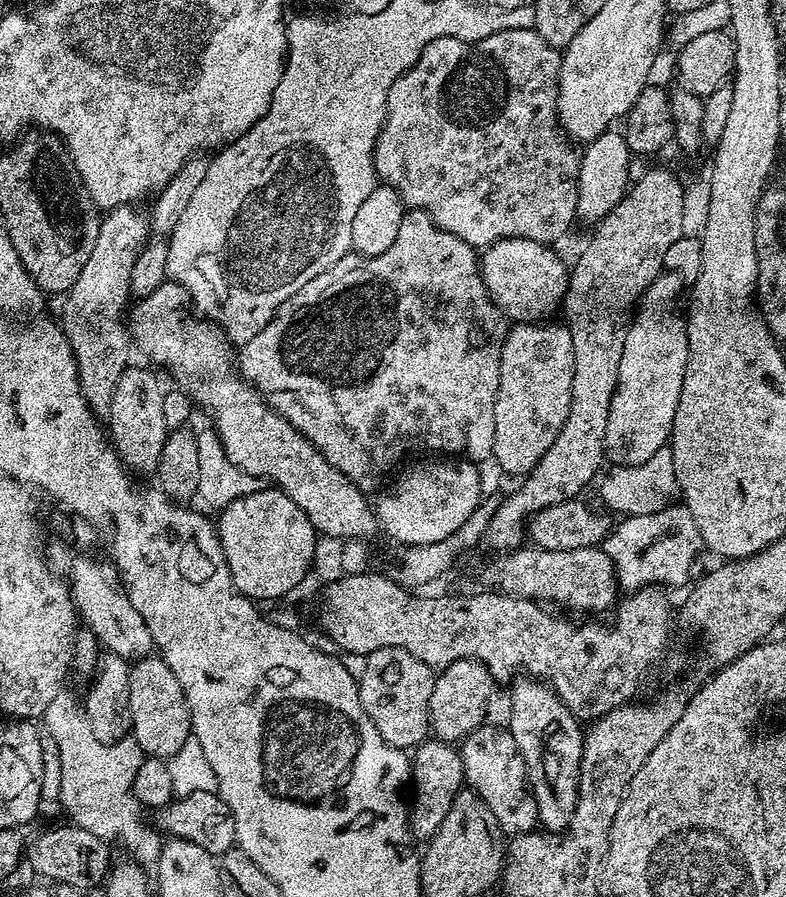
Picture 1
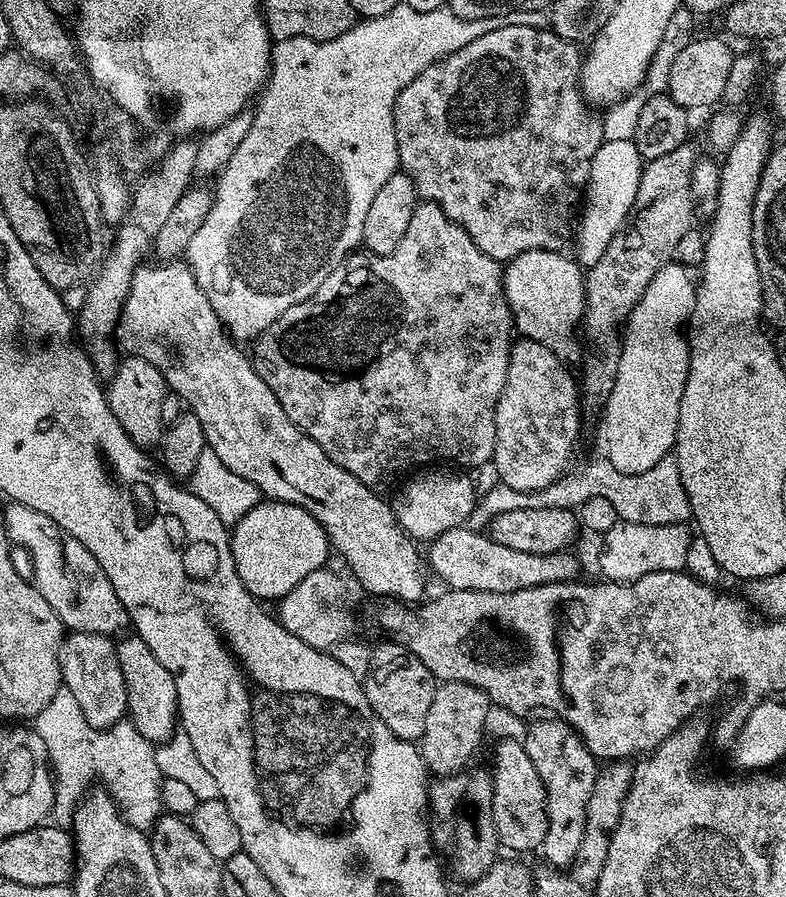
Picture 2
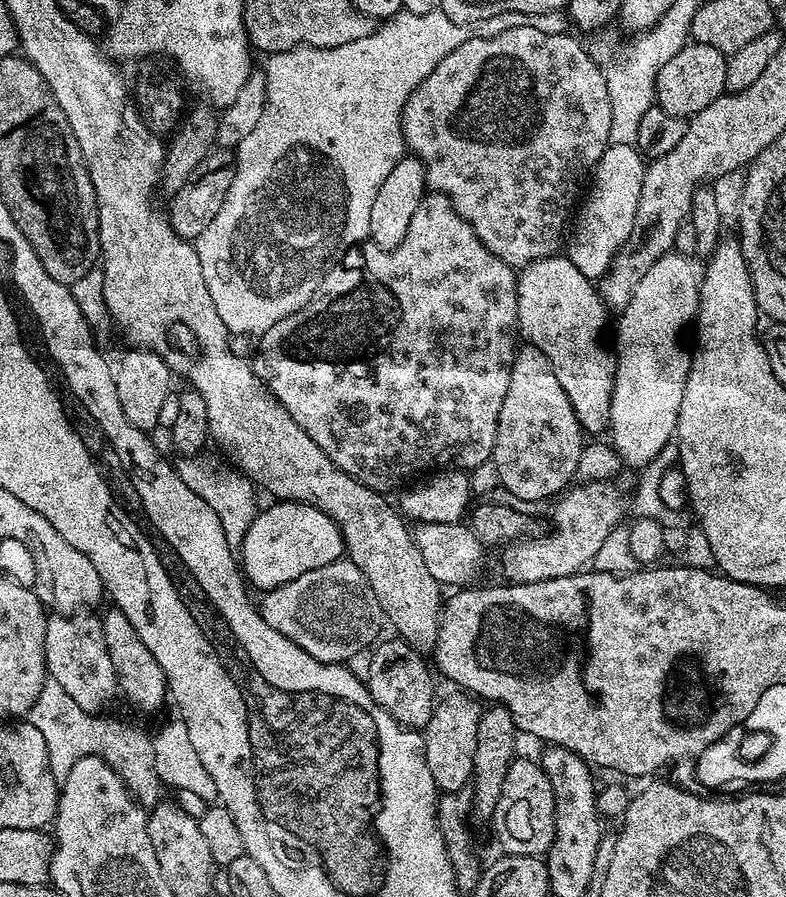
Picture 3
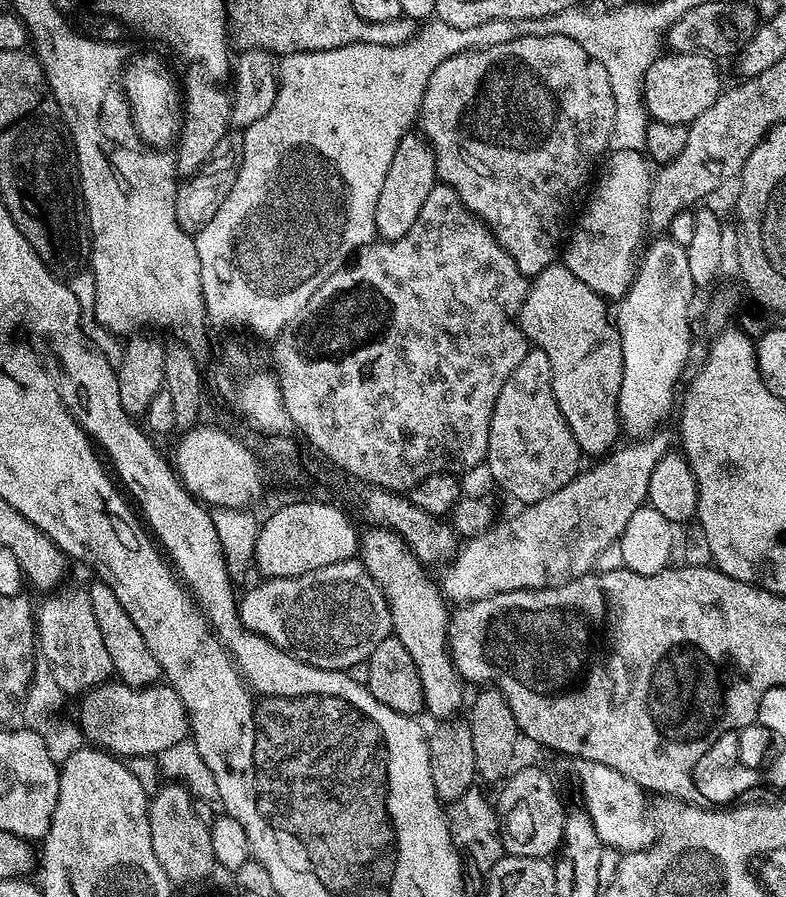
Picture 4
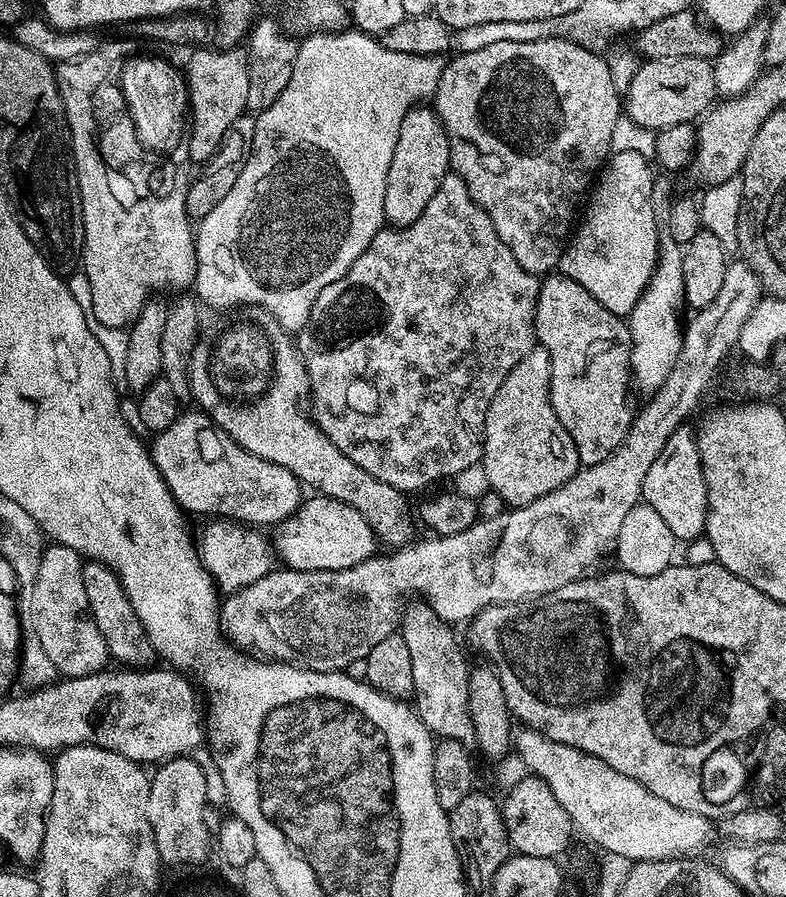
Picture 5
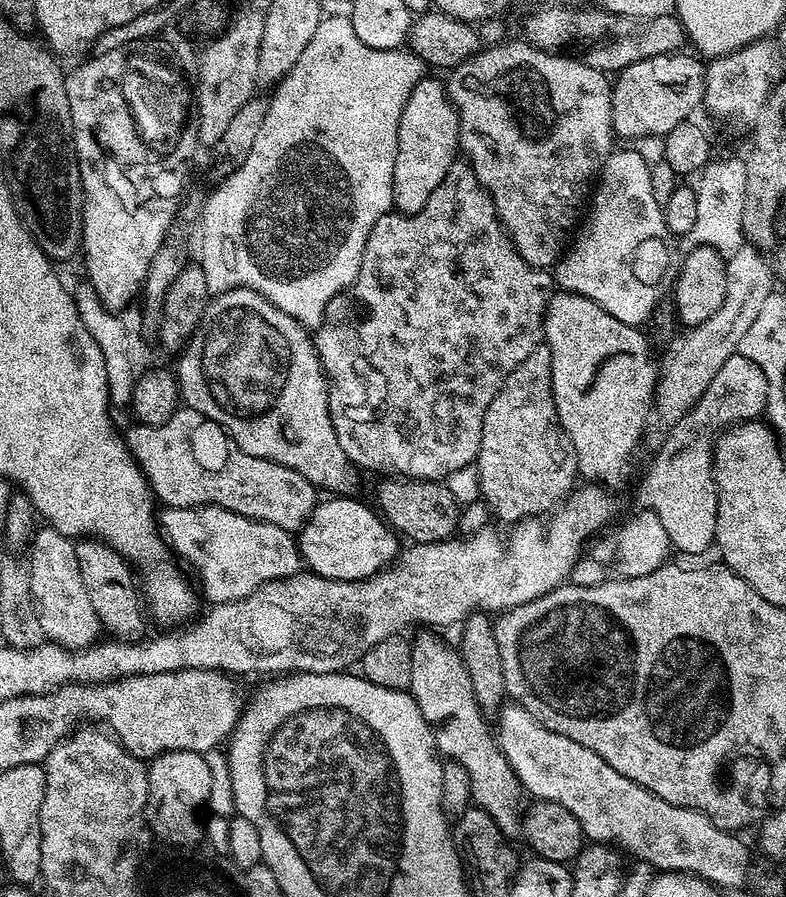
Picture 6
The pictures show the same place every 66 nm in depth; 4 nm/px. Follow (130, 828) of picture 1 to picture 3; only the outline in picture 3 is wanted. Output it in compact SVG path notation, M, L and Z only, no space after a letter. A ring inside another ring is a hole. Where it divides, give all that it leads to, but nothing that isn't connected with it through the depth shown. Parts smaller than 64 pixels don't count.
M52 682L45 683L26 717L27 723L42 733L46 758L57 781L67 779L70 770L84 756L97 756L120 775L140 805L148 810L155 808L162 800L162 783L155 765L153 737L128 724L120 725L114 720L100 719L104 718L93 718L82 710L82 706L78 706L78 702L74 702L74 698L70 698L70 694L66 694L66 690Z

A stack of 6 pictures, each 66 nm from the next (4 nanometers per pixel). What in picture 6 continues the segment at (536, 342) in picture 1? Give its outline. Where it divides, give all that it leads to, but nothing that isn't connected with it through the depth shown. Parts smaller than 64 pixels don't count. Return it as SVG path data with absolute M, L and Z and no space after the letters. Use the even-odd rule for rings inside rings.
M541 342L530 358L522 358L522 362L510 370L506 382L502 382L502 390L494 394L494 402L490 402L482 422L482 446L474 467L480 479L483 503L488 503L489 510L507 526L551 513L573 491L578 480L576 455L566 430L562 430L558 422L552 393L552 359L547 344Z

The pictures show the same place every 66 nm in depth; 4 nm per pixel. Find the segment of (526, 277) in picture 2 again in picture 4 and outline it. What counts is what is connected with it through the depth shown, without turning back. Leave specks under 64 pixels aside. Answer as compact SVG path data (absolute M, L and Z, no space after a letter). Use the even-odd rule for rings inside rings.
M557 262L531 277L518 317L529 345L540 348L550 358L558 410L562 410L562 418L566 418L581 453L585 457L596 456L592 458L603 457L622 436L618 408L623 374L622 338L615 323L610 322L610 310L608 314L604 304L605 297L574 278L563 262Z

